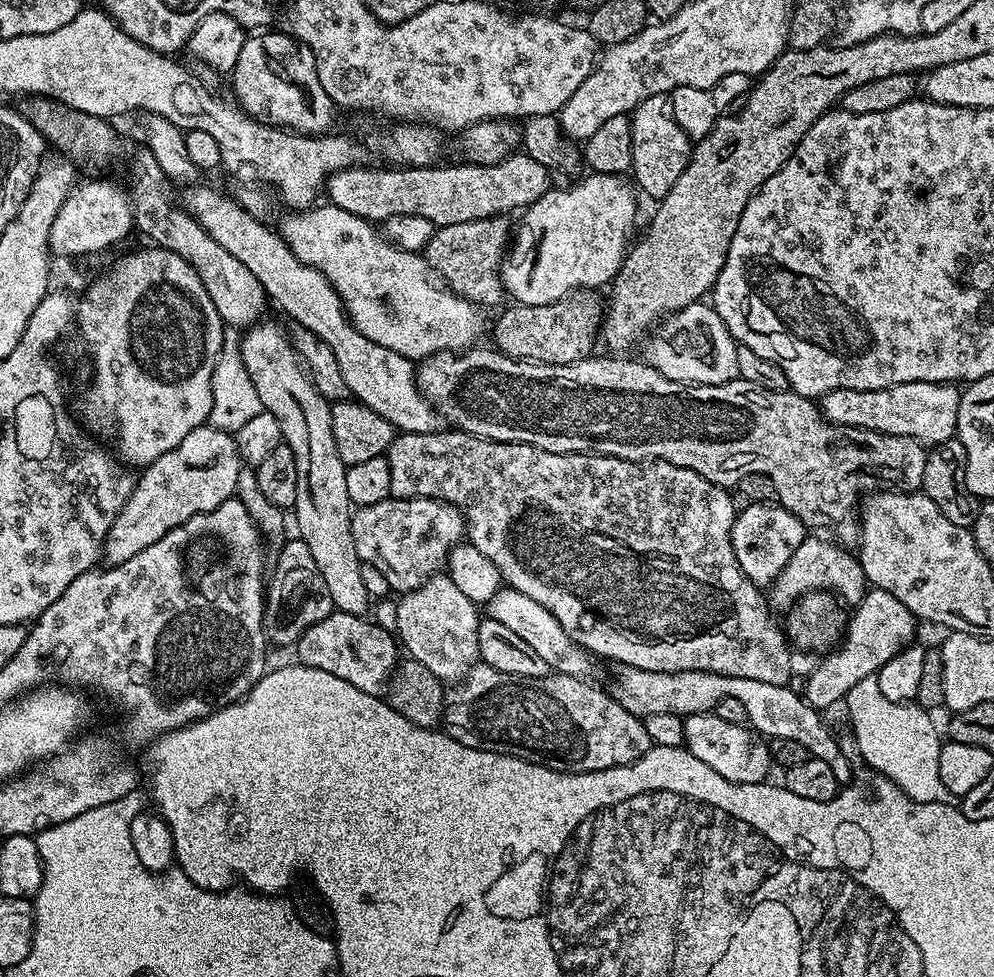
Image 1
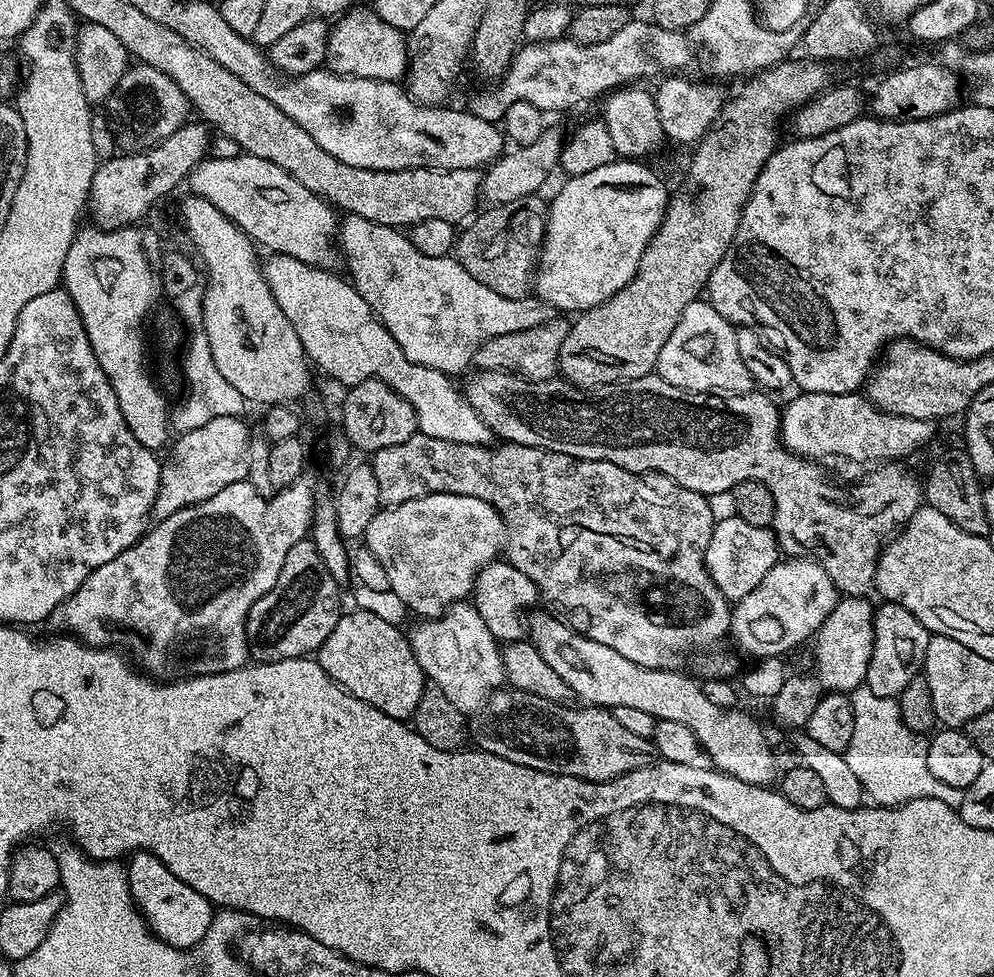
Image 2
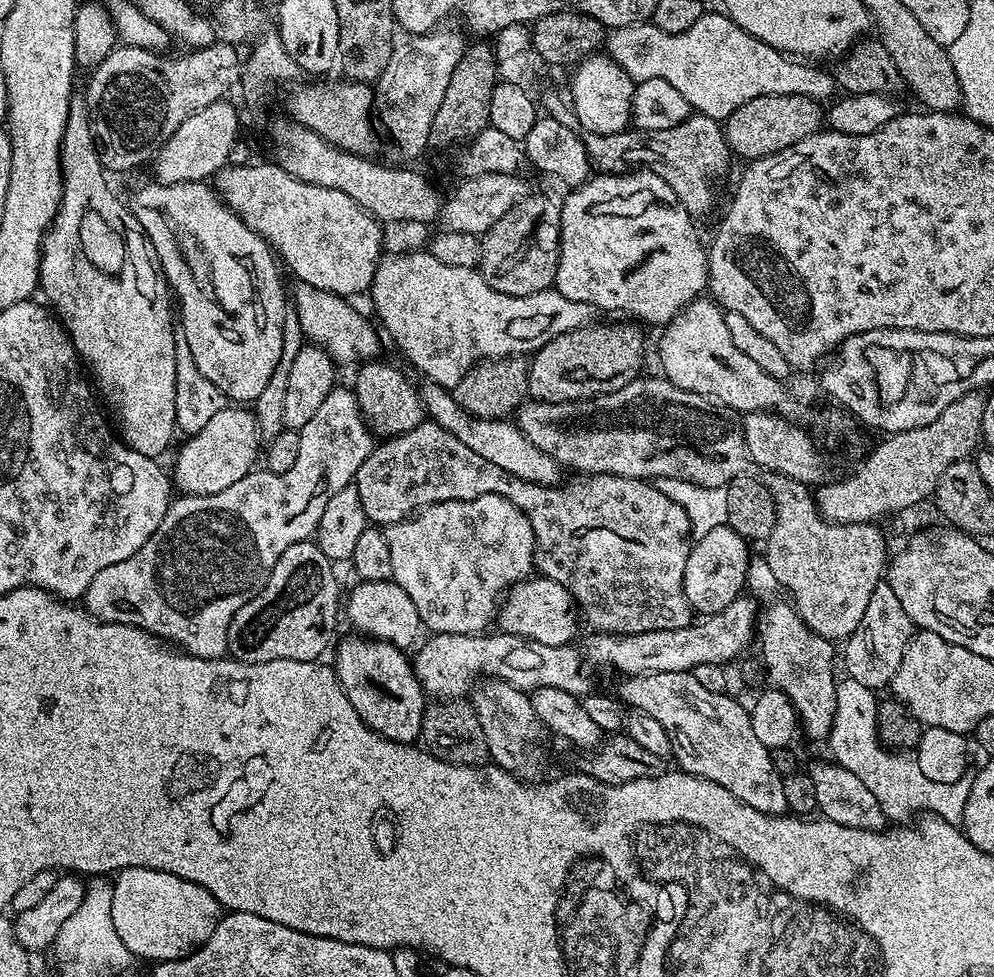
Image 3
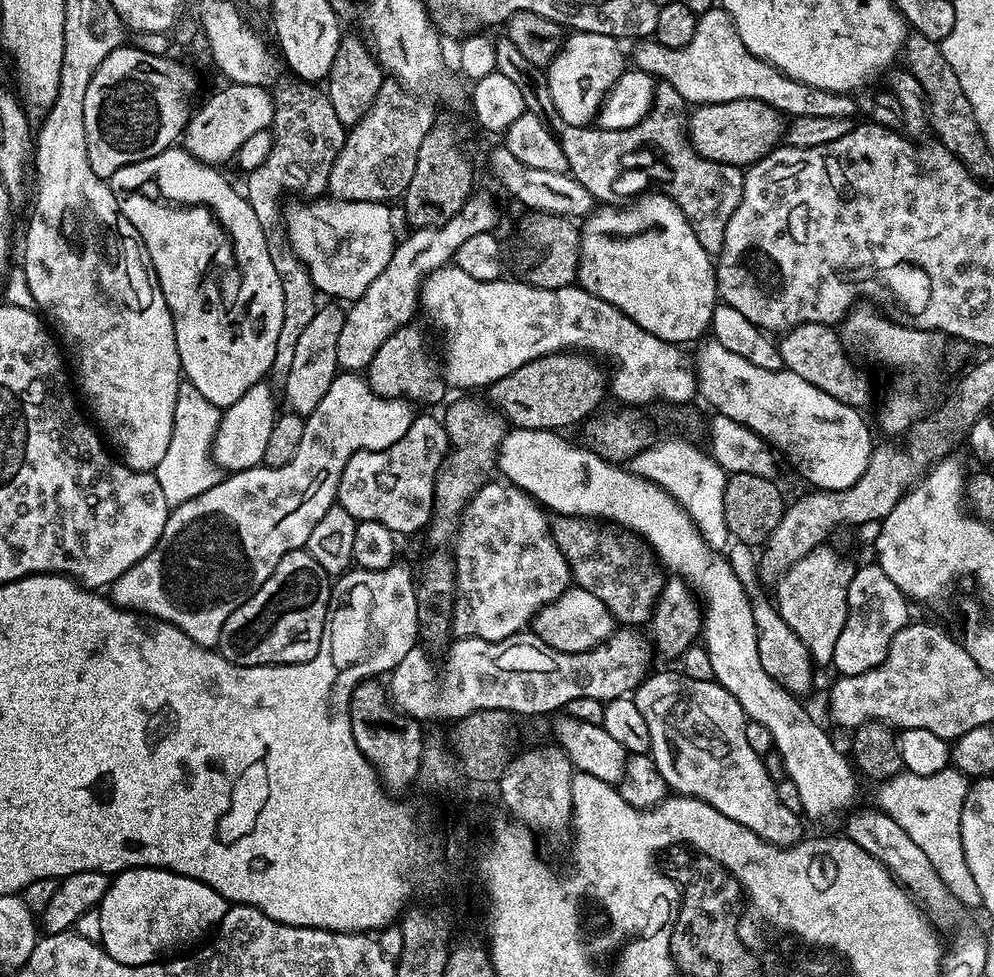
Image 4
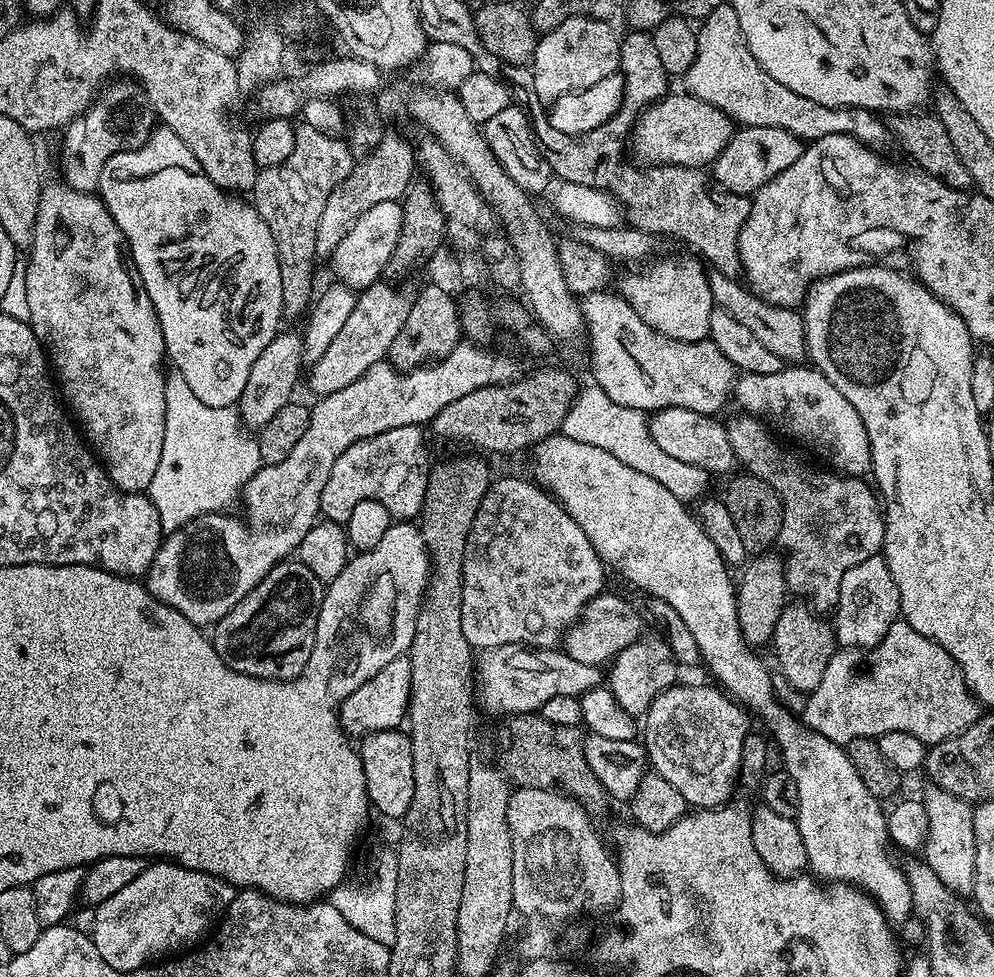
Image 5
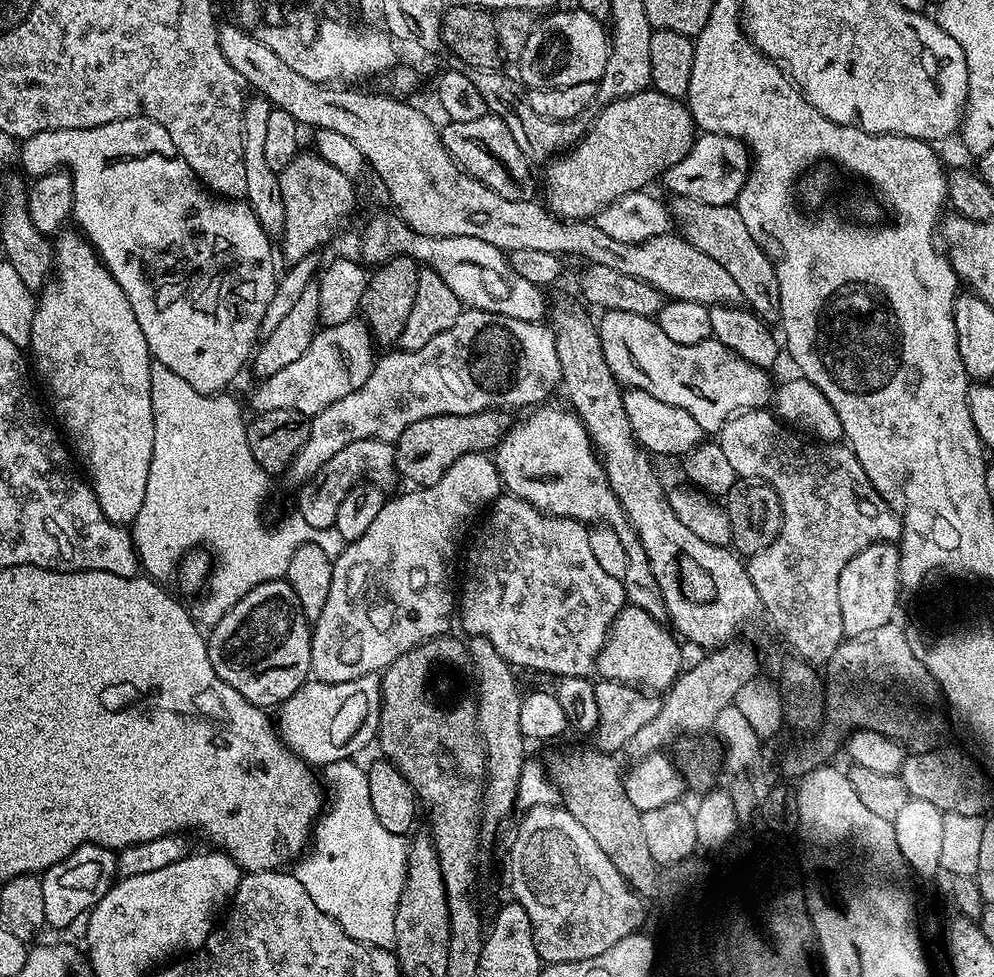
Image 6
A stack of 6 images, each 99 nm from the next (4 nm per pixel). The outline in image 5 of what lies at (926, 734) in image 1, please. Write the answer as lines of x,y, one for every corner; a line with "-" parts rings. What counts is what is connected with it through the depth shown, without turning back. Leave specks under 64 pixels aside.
932,786
929,789
922,796
929,819
928,838
922,847
923,859
952,893
961,898
971,897
976,881
973,805
941,788

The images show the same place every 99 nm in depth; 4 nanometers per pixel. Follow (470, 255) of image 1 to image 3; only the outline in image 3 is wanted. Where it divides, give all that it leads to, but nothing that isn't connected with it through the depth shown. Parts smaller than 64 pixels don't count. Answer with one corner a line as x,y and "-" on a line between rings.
530,194
484,233
478,271
491,288
511,296
529,296
547,292
555,285
560,262
560,209
561,205
550,197

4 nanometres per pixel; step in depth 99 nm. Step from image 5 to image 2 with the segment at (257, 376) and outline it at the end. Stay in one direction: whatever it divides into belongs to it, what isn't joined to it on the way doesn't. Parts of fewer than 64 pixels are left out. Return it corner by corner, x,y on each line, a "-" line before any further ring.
239,416
214,418
198,430
177,435
169,454
160,466
160,485
152,516
163,518
183,508
206,502
214,498
226,486
245,479
248,475
248,437
250,428

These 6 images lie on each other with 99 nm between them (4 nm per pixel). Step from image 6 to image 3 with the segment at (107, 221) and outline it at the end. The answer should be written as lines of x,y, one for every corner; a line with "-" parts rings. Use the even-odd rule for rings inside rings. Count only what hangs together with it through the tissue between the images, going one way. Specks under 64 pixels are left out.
159,182
152,184
146,185
130,200
130,211
136,215
142,230
148,235
148,241
154,246
160,269
174,293
178,324
186,334
194,366
198,366
202,375
210,378
210,382
214,382
229,401
254,402
258,394
266,390
266,382
270,382
270,376
282,358
286,292
284,296
277,257
267,242
250,230
240,216
231,212
207,183
203,183
201,188
177,188
175,184
-
155,203
164,208
164,216
156,212

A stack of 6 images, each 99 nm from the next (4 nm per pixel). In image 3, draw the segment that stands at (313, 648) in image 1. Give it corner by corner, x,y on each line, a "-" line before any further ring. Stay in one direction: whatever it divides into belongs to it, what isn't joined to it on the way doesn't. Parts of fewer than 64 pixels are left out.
352,634
349,640
341,642
334,667
350,706
358,710
358,718
362,718
370,730
395,744
415,745
420,740
426,693
418,682
413,661
405,649
397,648
386,640

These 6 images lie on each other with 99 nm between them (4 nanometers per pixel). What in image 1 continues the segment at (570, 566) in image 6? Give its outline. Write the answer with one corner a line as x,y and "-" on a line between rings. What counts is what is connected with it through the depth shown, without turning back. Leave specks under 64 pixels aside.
389,498
352,513
354,550
365,564
377,567
396,594
421,588
447,565
448,556
466,536
464,513
443,500

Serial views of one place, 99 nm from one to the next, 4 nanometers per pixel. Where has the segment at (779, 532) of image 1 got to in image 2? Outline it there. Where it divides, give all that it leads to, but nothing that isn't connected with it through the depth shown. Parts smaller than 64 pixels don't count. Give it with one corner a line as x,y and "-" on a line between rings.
734,515
725,520
717,520
712,525
710,546
706,548
704,564
708,567
710,578
718,590
730,602
742,599
781,559
782,553
776,543
776,533
771,527
763,528
746,522
741,516

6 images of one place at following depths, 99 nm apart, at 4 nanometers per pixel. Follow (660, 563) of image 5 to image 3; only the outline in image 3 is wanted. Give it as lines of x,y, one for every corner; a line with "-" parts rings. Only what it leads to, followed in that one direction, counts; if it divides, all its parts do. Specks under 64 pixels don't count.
431,382
425,385
422,388
422,395
427,419
442,426
442,430
450,430
450,434
454,434
458,442
466,442
466,446
474,450
474,454
486,458
486,462
494,462
494,466
502,466
502,470
526,482
552,486
559,481
556,479
559,478
560,472
562,473
561,465
557,464
554,458
550,458
550,454
538,450
538,446
534,446
534,442
530,442
530,438
526,438
526,434
522,434
522,430
515,423
507,419
479,420
466,410
462,410
462,406
458,406
449,389

